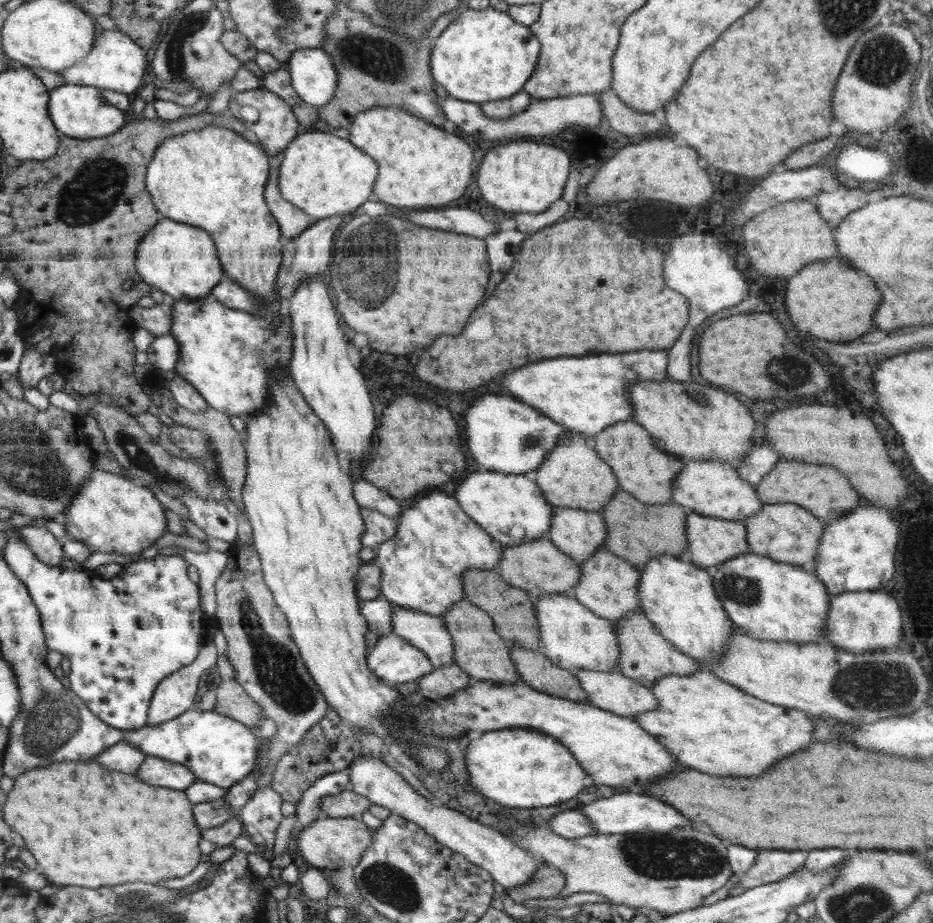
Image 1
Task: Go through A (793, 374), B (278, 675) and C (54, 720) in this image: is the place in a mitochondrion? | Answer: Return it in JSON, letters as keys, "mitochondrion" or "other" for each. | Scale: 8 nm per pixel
{"A":"mitochondrion","B":"mitochondrion","C":"mitochondrion"}

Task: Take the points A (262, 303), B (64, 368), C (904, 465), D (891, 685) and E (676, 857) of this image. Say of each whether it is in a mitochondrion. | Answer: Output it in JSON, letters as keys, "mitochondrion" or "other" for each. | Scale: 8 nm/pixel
{"A":"other","B":"other","C":"other","D":"mitochondrion","E":"mitochondrion"}

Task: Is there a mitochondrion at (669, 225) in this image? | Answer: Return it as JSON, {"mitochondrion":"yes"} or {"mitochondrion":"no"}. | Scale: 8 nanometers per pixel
{"mitochondrion":"no"}

